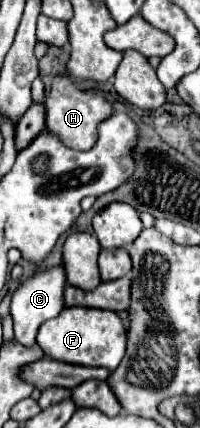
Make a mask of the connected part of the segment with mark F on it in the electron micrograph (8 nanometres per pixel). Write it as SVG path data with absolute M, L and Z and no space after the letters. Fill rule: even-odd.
M73 306L73 308L65 308L57 318L43 322L39 326L37 344L41 346L45 356L53 360L81 364L81 366L103 366L107 370L115 370L125 356L127 332L117 312Z

